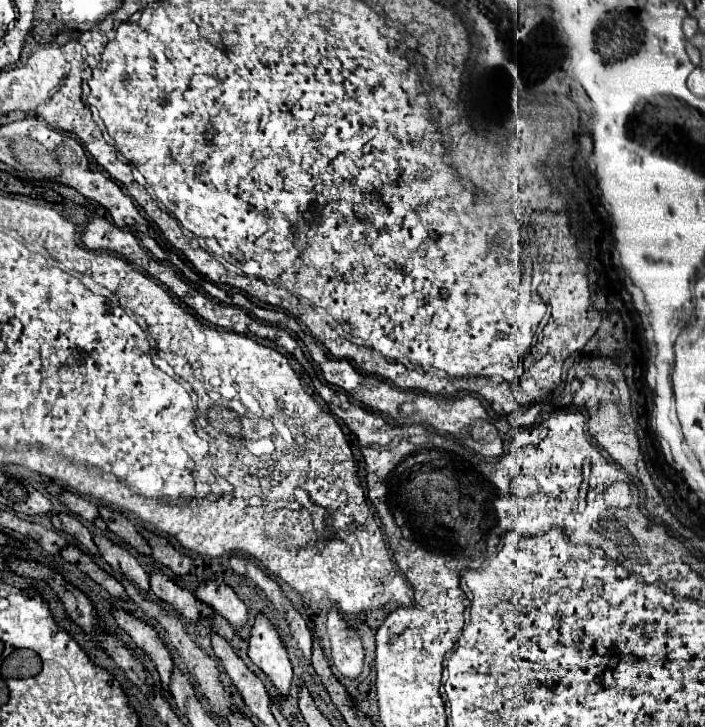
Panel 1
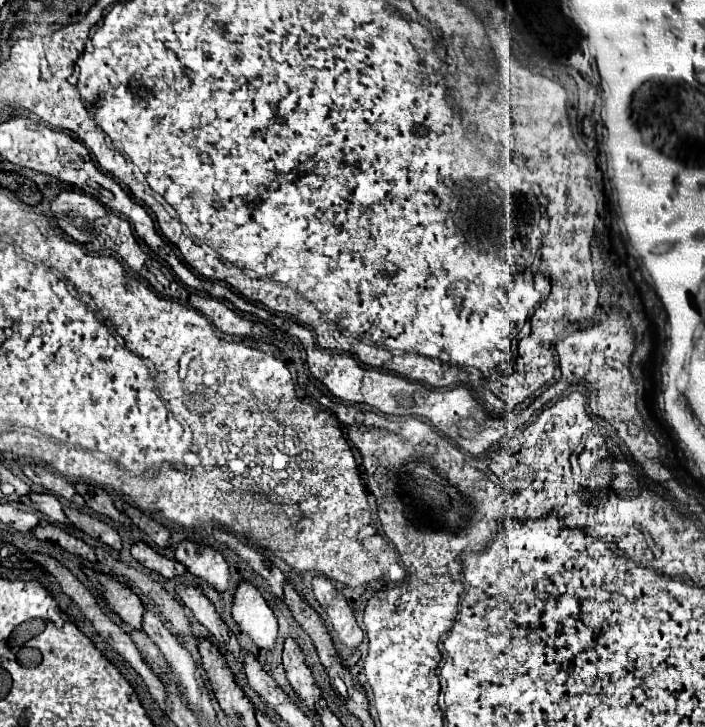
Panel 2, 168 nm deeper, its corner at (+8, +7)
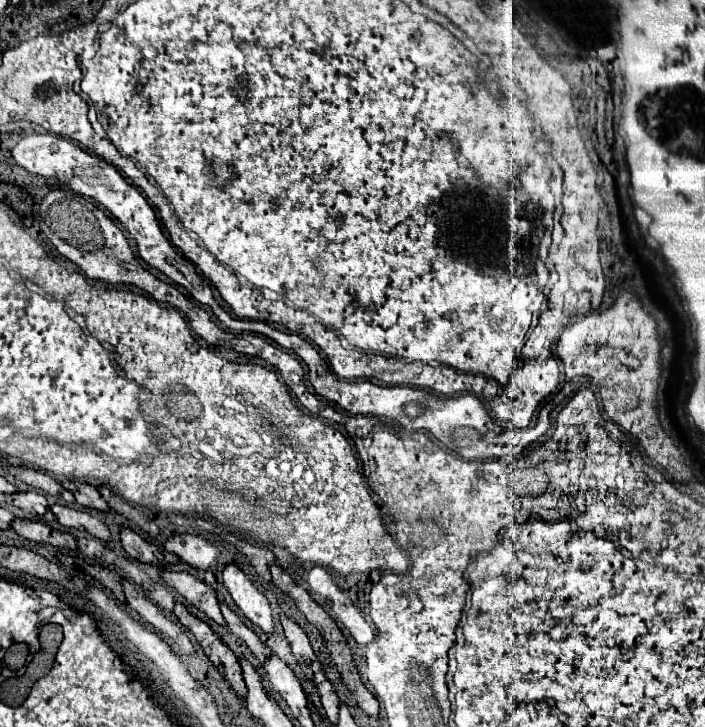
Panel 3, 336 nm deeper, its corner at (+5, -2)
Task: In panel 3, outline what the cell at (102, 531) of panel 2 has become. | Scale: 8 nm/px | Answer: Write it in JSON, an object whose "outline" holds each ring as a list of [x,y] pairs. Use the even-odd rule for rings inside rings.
{"outline":[[[53,504],[51,506],[51,512],[55,514],[55,518],[71,528],[71,530],[83,530],[99,540],[109,540],[109,528],[95,516],[83,512],[83,510],[73,510],[73,508],[67,508],[67,506],[61,506],[61,504]]]}

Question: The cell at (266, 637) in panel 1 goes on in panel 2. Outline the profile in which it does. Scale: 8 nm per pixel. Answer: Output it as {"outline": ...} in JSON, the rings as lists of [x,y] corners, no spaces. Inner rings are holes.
{"outline":[[[246,581],[238,585],[234,593],[232,617],[238,623],[238,629],[246,633],[260,651],[268,653],[276,647],[278,637],[276,617],[254,585]]]}

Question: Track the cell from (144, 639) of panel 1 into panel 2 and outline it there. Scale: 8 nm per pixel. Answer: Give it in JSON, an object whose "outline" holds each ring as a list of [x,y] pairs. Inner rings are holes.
{"outline":[[[98,573],[98,581],[102,585],[102,595],[106,597],[106,603],[112,613],[116,613],[126,625],[130,625],[136,631],[142,631],[142,615],[144,615],[144,605],[134,595],[126,585],[118,583],[110,575]]]}

